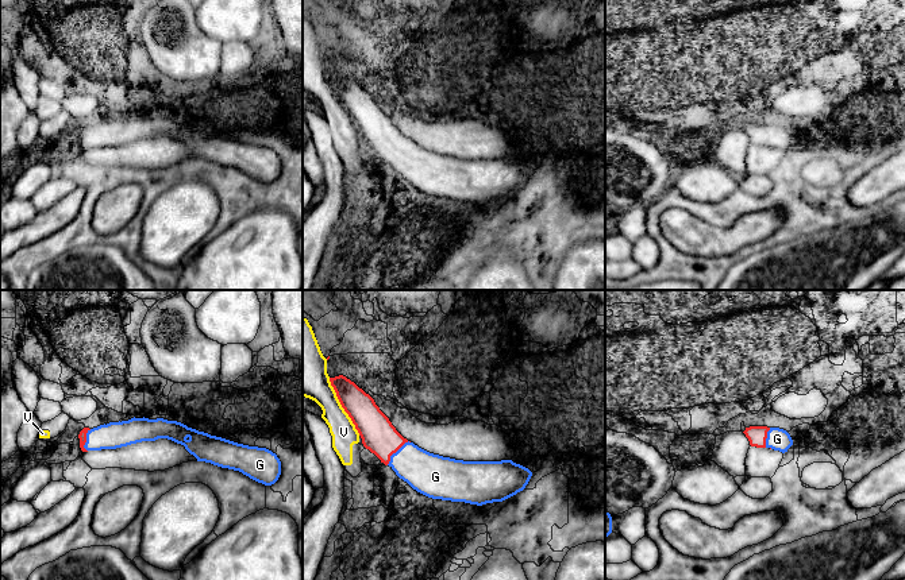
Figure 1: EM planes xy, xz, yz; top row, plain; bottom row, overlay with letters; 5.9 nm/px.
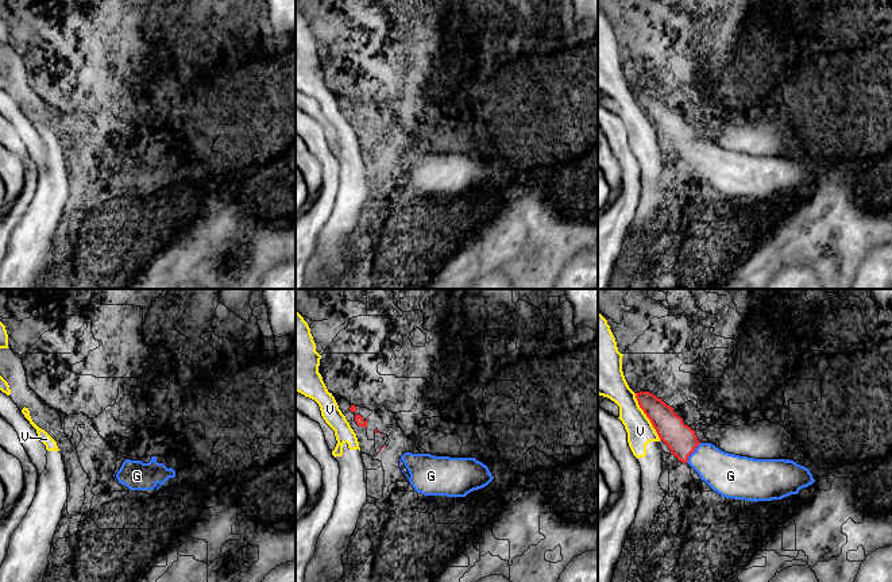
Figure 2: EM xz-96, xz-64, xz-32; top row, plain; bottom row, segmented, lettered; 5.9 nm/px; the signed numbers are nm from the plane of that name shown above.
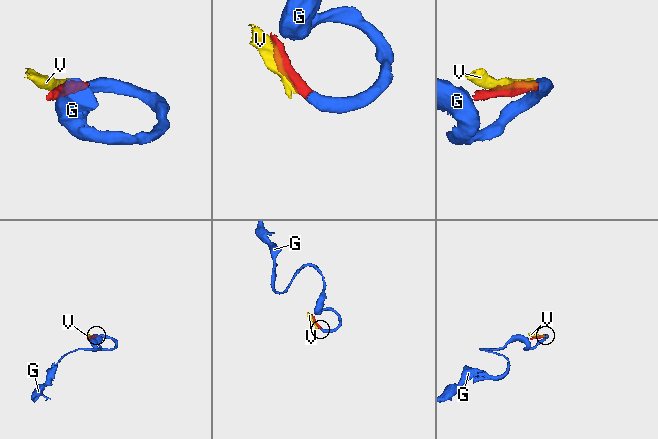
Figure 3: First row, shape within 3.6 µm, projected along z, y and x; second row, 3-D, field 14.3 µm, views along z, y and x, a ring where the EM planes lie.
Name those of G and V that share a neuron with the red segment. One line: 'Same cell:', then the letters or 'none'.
Same cell: G

